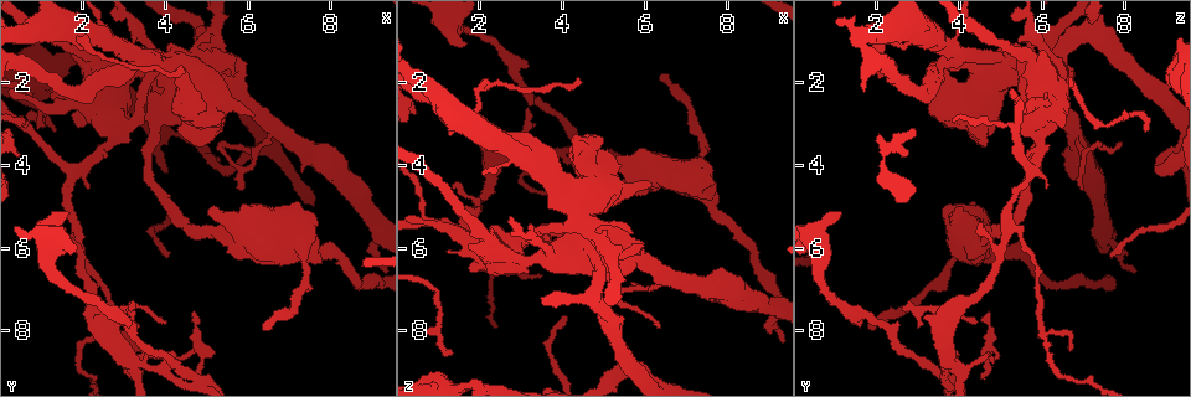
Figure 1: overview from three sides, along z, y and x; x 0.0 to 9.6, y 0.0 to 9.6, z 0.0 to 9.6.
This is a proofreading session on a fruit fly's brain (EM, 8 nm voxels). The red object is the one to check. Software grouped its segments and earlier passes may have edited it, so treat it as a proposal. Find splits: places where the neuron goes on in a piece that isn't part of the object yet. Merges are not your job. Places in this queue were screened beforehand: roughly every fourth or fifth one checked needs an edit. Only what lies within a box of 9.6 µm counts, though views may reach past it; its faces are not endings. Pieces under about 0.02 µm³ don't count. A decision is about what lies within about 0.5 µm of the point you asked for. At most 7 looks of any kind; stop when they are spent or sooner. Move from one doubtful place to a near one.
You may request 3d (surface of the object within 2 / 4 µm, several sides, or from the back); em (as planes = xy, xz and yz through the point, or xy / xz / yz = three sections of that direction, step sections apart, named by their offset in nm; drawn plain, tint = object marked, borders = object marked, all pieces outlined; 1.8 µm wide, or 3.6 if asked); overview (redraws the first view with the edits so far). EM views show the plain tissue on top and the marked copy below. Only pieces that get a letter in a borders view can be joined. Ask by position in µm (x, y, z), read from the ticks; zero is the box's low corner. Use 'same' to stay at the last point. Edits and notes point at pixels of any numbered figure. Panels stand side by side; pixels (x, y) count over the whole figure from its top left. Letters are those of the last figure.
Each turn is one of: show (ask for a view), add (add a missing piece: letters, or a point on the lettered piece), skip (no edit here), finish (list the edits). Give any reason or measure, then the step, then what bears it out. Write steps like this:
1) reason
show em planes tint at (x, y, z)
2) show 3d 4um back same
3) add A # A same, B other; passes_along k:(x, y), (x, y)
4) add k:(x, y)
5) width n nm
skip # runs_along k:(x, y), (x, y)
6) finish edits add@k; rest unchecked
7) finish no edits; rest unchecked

free end
show em xy step 4 borders at (2.70, 1.45, 6.25)

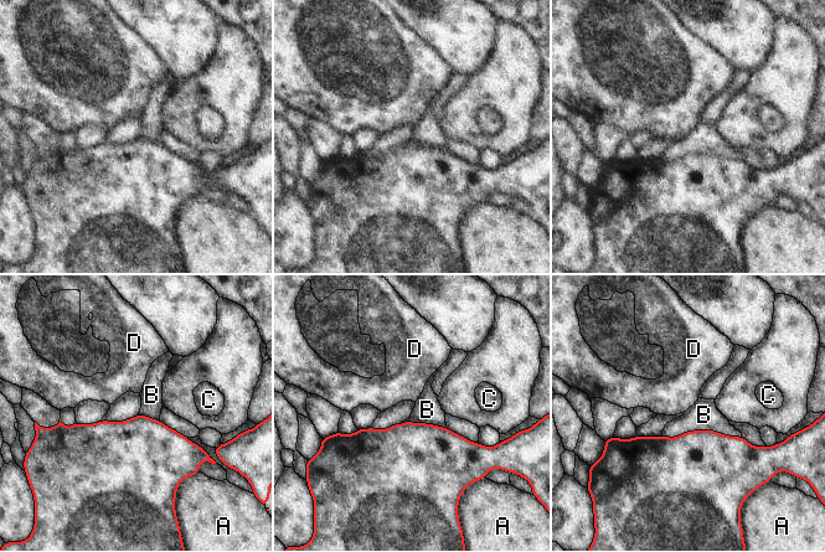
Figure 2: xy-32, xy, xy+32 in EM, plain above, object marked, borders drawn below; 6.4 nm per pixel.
skip # A other, B other, C other, D other; border 2:(661, 434), (713, 429), (741, 437); none of them fits

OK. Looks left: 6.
thin end
show 3d 2um back at (4.35, 1.60, 1.95)

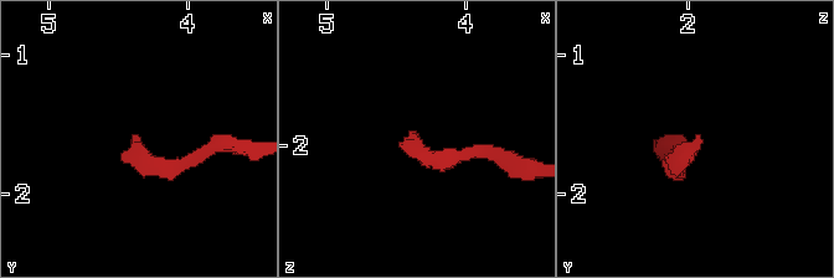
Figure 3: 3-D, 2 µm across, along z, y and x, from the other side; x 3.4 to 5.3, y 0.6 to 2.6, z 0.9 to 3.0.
need the tissue
show em planes borders at (4.40, 1.60, 1.88)

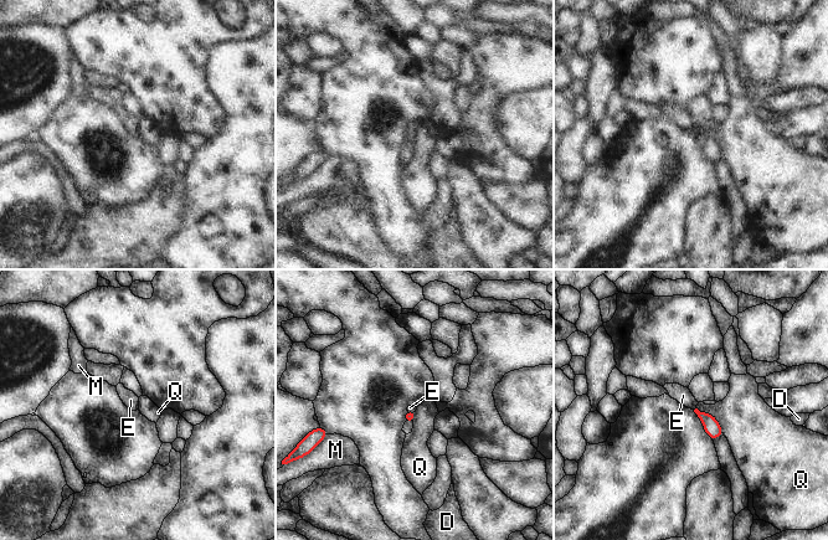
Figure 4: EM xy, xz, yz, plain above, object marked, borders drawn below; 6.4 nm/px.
add E # D other, E same, M other, Q other; passes_along 4:(410, 415), (409, 421), (407, 427); it goes on there

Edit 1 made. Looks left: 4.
redraw
show overview

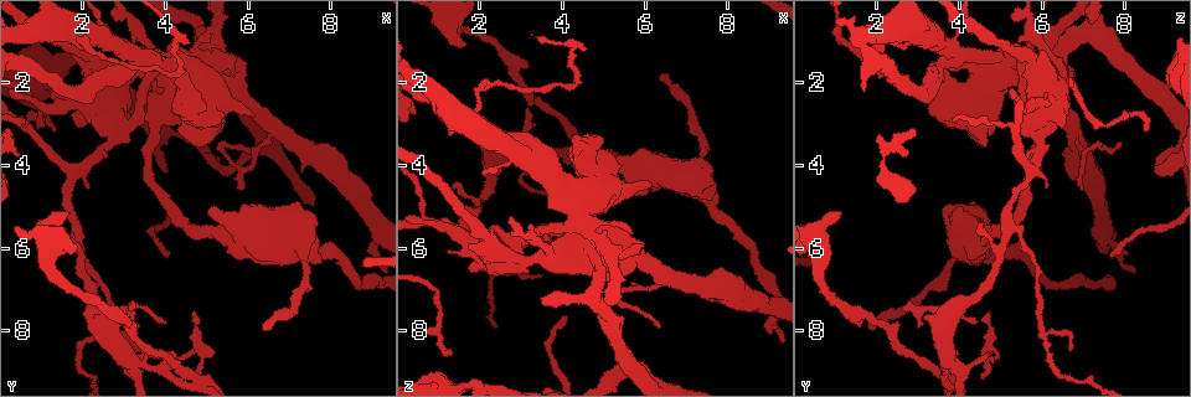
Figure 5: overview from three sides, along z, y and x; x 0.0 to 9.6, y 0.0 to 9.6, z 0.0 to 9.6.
show 3d 4um at (4.20, 8.50, 3.85)

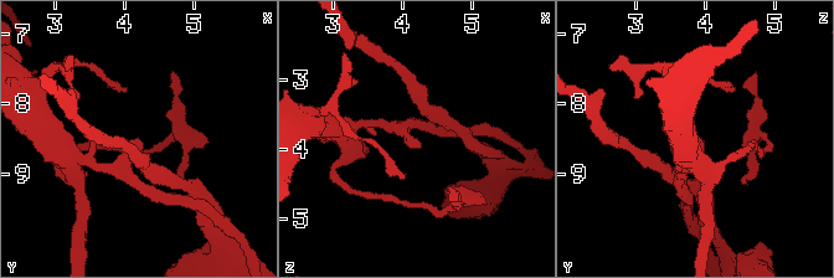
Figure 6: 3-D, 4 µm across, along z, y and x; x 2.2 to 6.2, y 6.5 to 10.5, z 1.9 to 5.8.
shape alone is not enough
show em xy step 16 borders at (4.20, 8.50, 3.85)

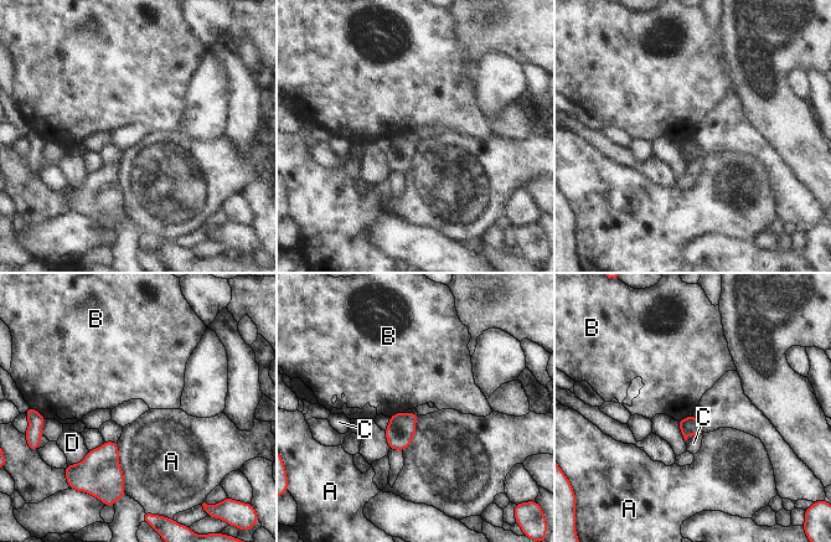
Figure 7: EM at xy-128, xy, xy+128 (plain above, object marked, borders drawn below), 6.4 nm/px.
width 120 nm
skip # A other, B other, C other, D other; no lettered piece goes on from it

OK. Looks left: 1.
finish edits add@4; rest unchecked

